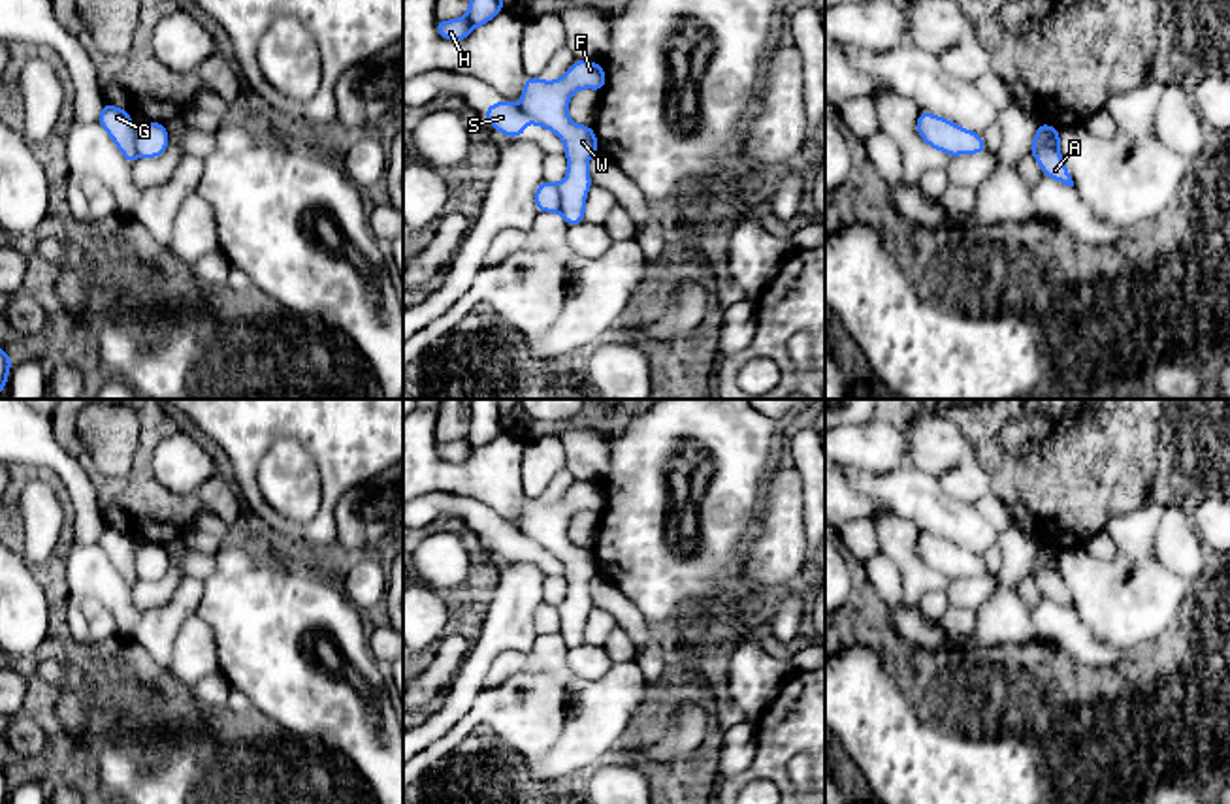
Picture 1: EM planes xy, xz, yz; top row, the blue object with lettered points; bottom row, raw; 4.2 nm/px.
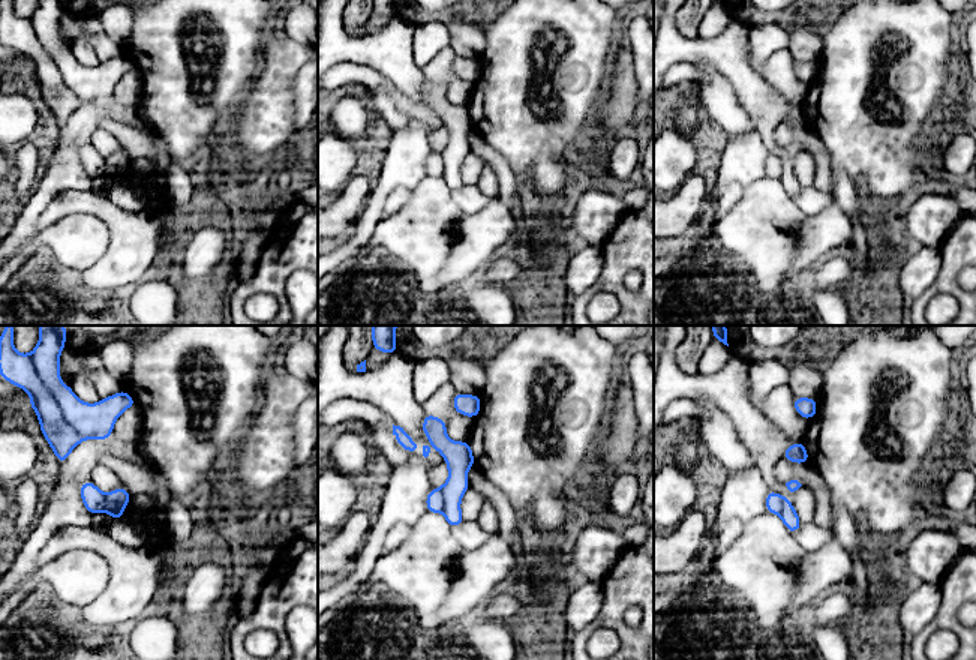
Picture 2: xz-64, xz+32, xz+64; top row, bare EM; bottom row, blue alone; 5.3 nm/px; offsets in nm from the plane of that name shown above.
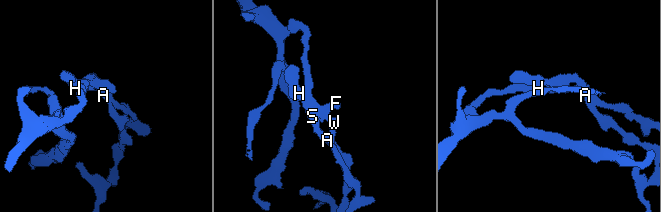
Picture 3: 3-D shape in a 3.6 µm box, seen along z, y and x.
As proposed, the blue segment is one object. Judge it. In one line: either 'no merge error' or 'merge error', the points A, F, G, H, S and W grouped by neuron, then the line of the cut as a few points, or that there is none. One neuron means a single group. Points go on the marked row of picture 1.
merge error; A G H S / F W; cut in yz along (1059, 147), (1046, 140), (1031, 153)

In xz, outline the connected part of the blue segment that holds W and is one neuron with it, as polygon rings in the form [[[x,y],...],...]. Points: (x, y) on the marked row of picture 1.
[[[576,58],[556,81],[526,75],[520,111],[526,121],[556,134],[567,158],[567,175],[558,183],[559,207],[567,228],[586,220],[586,198],[591,188],[590,158],[601,151],[593,126],[569,119],[569,100],[576,90],[601,92],[607,87],[607,72],[595,60]]]

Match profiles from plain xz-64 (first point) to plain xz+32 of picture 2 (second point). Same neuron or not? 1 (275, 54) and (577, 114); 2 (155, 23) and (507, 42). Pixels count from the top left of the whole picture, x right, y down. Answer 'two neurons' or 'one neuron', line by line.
1: two neurons
2: one neuron

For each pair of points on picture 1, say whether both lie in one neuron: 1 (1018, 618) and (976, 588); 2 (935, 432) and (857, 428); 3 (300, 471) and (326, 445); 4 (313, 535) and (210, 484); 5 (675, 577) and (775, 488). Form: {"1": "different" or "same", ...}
{"1": "different", "2": "same", "3": "different", "4": "different", "5": "different"}

